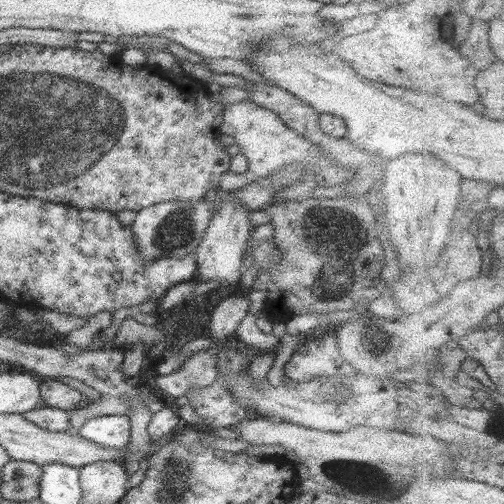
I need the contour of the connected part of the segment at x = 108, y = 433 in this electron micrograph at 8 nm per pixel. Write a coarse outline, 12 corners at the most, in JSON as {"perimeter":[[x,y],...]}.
{"perimeter":[[98,415],[75,434],[103,448],[126,448],[128,415]]}

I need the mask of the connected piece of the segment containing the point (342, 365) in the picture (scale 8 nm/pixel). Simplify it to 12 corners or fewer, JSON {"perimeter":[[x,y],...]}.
{"perimeter":[[332,336],[300,344],[284,365],[291,384],[354,376]]}

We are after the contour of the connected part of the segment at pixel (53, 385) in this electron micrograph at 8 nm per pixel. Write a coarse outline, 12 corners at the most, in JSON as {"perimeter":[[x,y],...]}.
{"perimeter":[[60,379],[41,383],[43,406],[80,408],[84,394]]}

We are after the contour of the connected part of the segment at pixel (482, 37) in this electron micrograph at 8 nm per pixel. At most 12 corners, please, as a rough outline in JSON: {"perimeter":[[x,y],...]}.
{"perimeter":[[474,18],[460,52],[482,70],[498,56],[490,46],[490,24]]}

